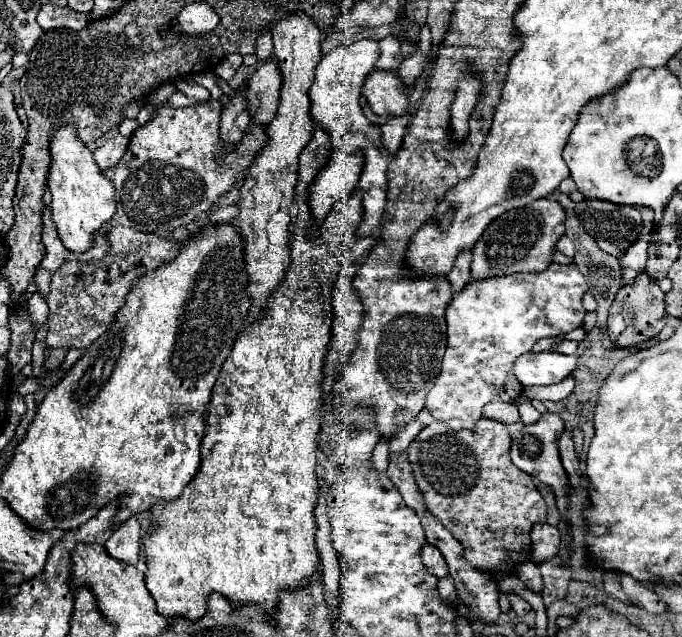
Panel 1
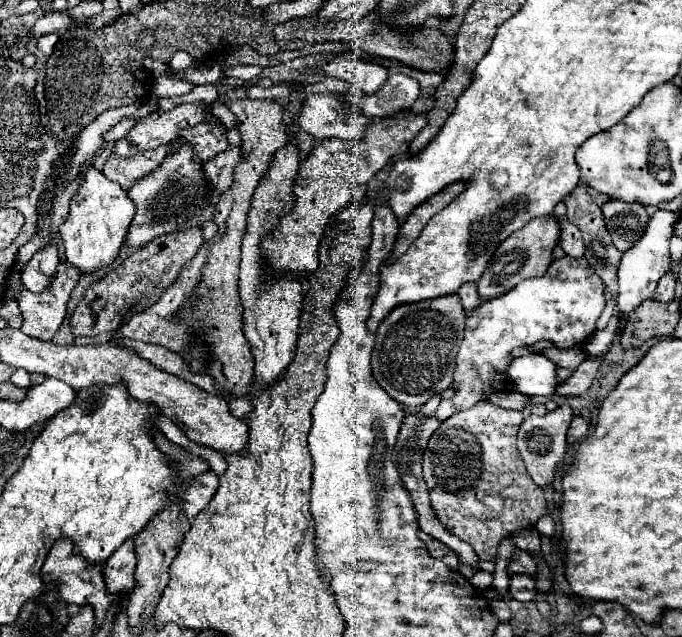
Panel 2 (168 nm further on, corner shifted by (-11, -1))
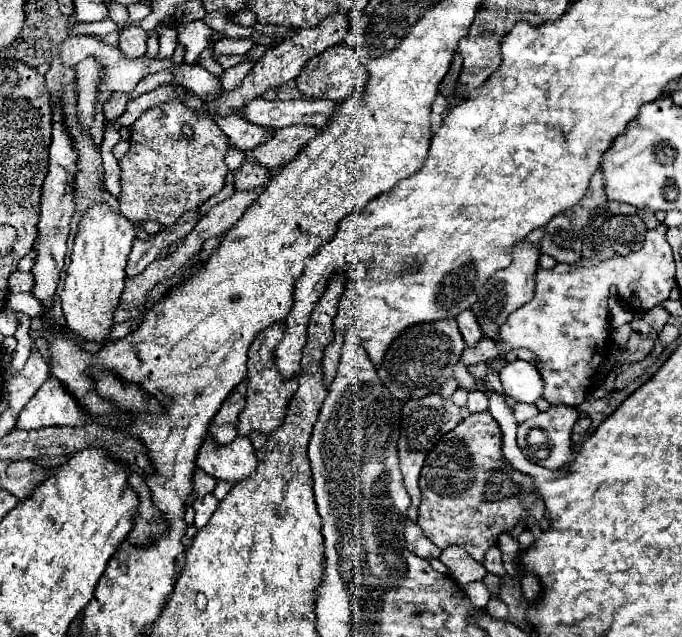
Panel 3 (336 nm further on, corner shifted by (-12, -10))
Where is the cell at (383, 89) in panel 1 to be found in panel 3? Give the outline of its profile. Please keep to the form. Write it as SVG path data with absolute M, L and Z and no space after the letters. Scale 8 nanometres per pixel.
M340 43L334 47L328 47L326 51L322 51L320 55L312 57L302 73L294 79L296 81L296 89L300 91L300 95L304 95L306 99L330 99L330 101L344 101L352 91L358 91L364 87L368 79L368 73L364 69L364 65L356 59L356 53L352 51L352 47Z

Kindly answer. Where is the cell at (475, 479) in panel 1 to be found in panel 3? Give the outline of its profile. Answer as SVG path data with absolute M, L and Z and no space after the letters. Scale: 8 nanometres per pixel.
M482 411L468 415L428 453L420 471L422 503L418 509L418 525L436 547L446 549L450 545L460 545L476 561L484 563L486 551L496 545L500 533L512 531L518 521L526 521L528 527L534 525L534 519L520 505L518 495L494 503L484 501L484 487L488 487L488 477L494 469L506 471L514 481L518 481L522 485L522 493L528 493L534 485L528 475L522 475L504 463L504 457L500 457L500 447L500 427L488 411Z

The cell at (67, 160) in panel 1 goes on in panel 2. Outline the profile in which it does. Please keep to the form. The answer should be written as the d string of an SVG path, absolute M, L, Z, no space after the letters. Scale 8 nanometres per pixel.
M93 164L87 166L81 176L81 186L69 202L69 216L59 228L67 260L81 272L93 272L97 268L109 266L123 246L133 216L135 206L129 194L117 182L103 176L103 172L97 170Z

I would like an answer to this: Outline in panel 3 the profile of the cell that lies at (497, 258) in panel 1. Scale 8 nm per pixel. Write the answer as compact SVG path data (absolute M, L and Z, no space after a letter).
M526 241L518 243L514 247L514 255L512 255L512 263L510 267L506 269L500 269L496 271L480 289L480 295L478 295L478 301L472 305L472 313L476 315L478 319L478 325L484 333L484 337L488 339L494 339L496 341L496 335L498 335L498 329L500 325L508 319L504 315L510 315L512 311L520 309L522 305L526 305L528 301L532 301L534 297L534 275L538 271L538 257L540 257L540 251L536 251L536 245L530 245Z

